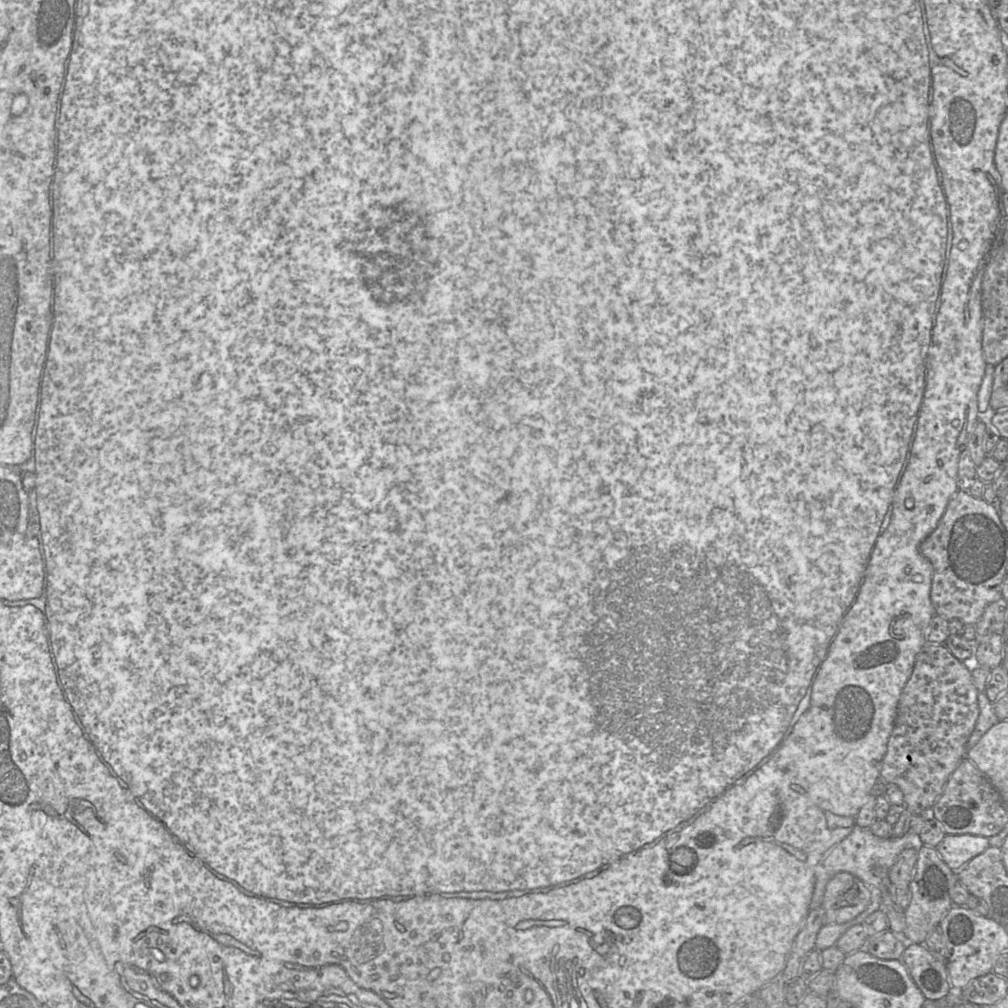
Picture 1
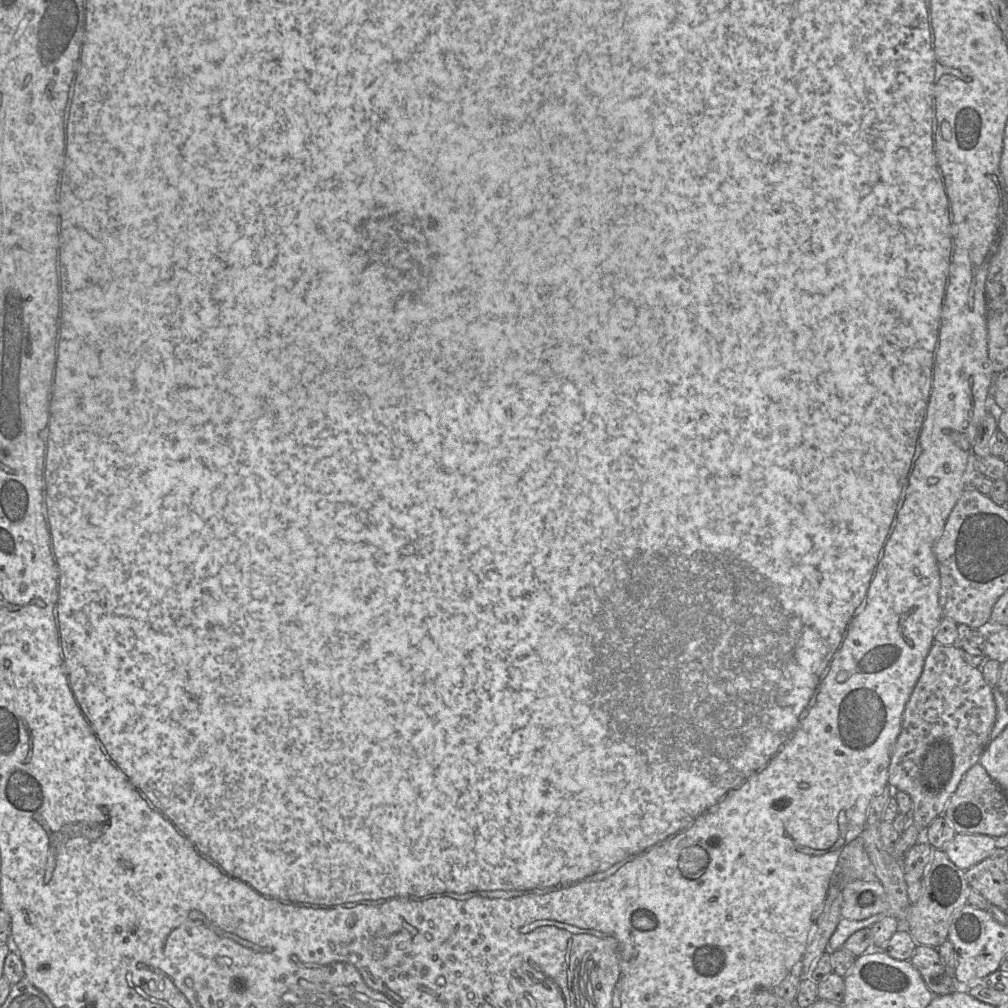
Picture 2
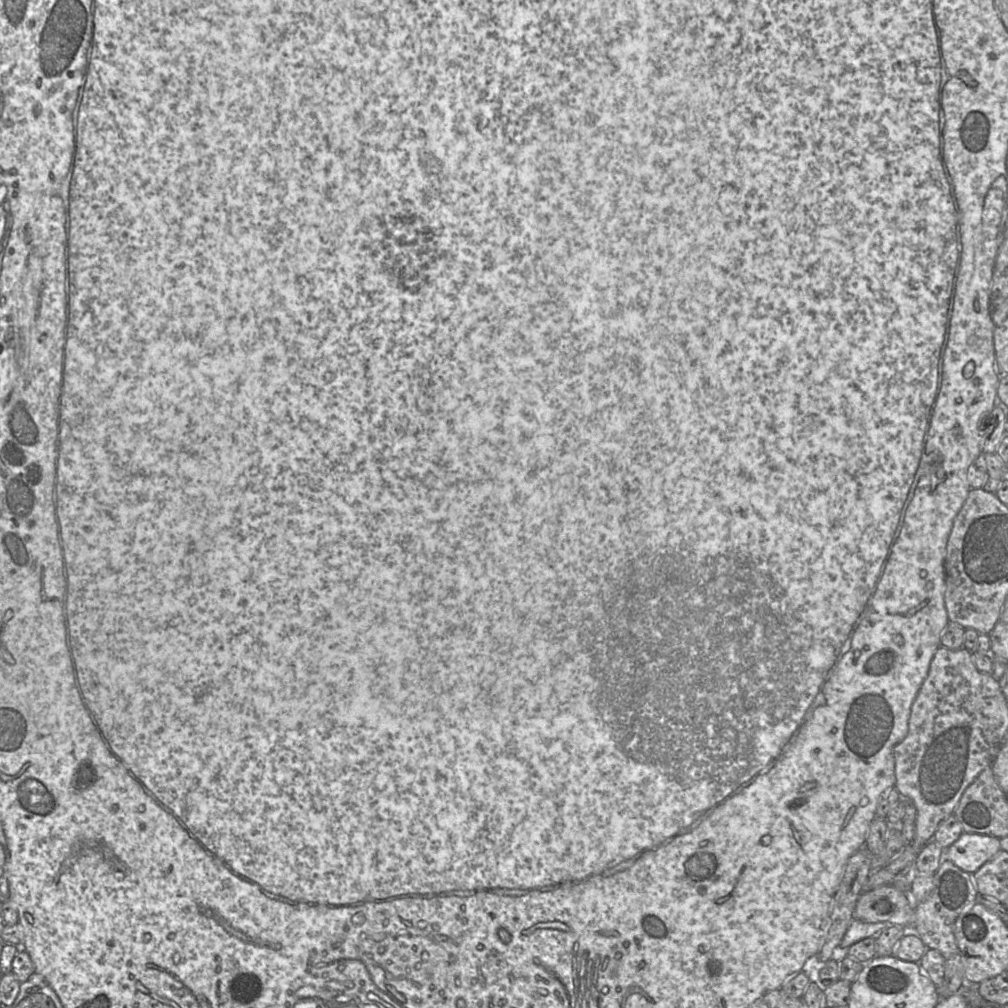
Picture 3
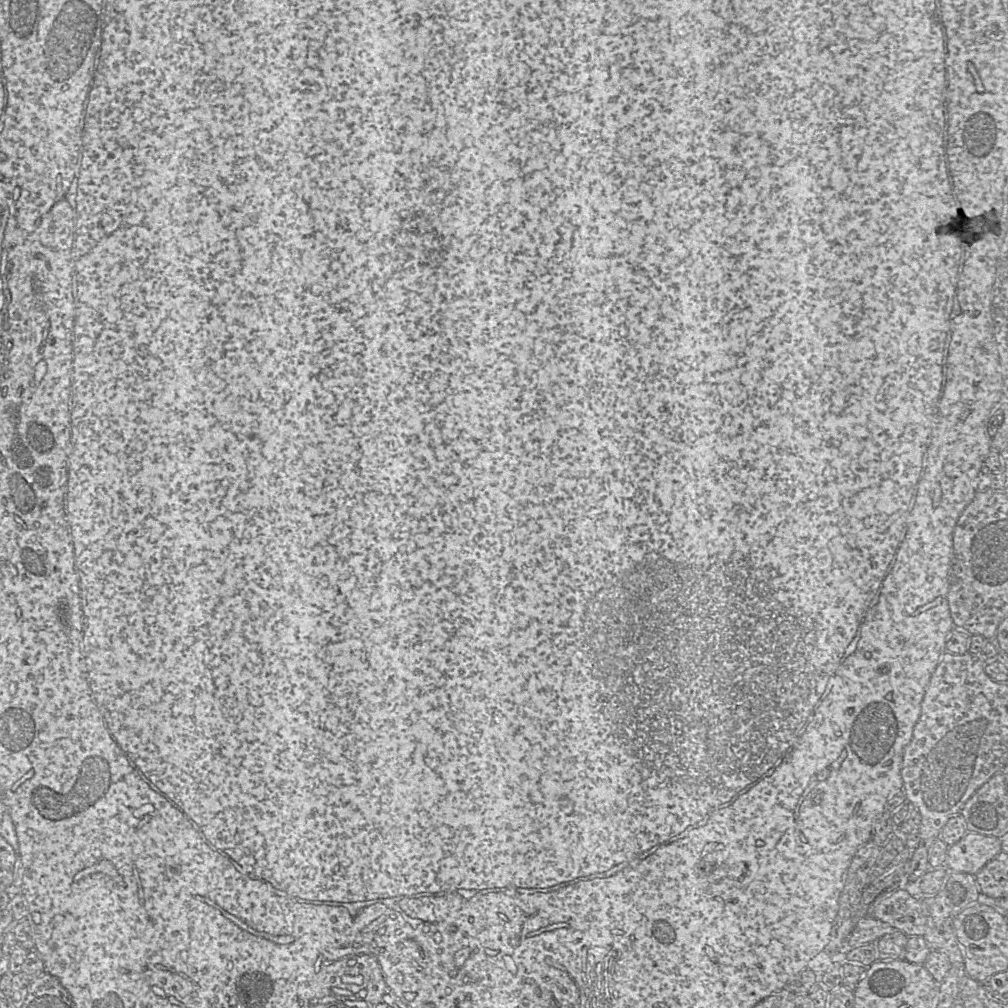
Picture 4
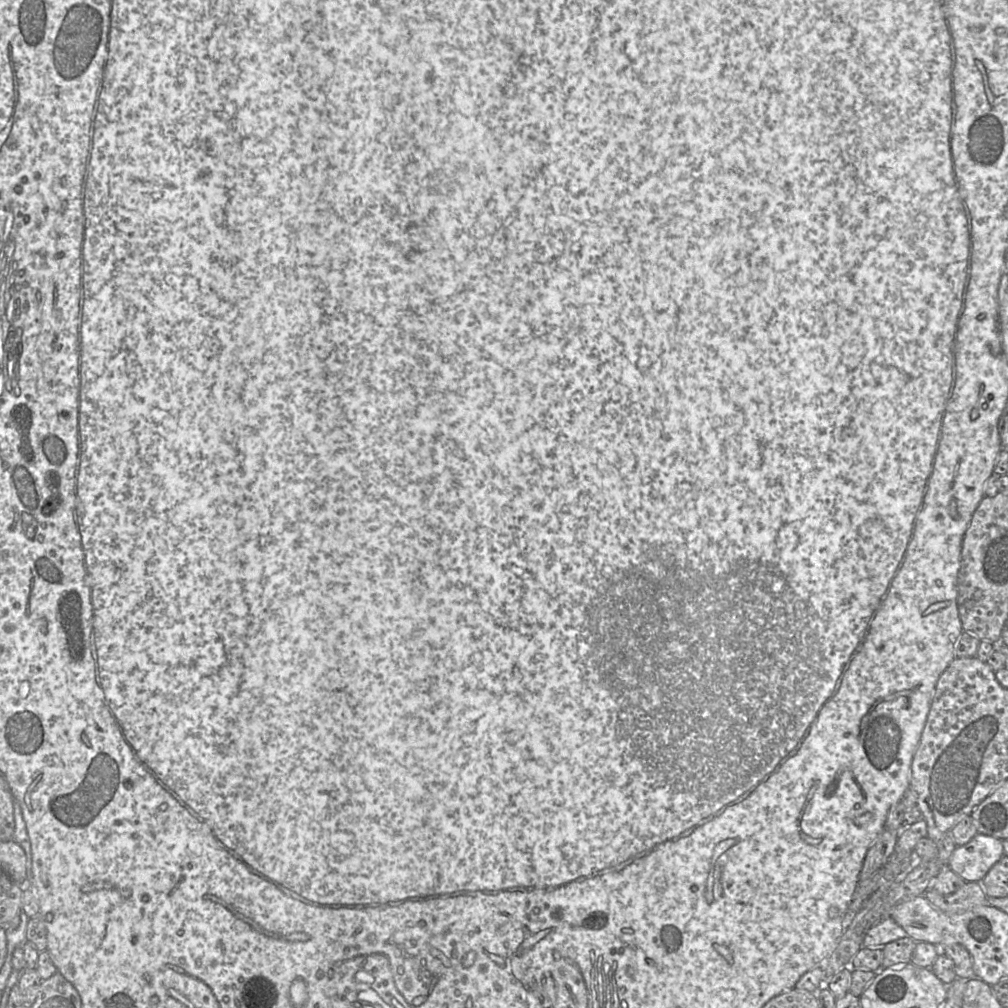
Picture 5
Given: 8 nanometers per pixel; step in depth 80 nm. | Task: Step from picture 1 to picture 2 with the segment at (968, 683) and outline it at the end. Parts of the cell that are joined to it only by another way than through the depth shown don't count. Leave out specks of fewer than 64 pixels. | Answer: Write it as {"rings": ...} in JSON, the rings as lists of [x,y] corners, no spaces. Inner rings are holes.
{"rings":[[[933,644],[921,675],[905,706],[900,733],[892,747],[887,786],[909,795],[914,824],[924,830],[941,816],[965,773],[975,764],[989,742],[996,721],[993,689],[983,679],[981,668],[970,666],[955,646]]]}

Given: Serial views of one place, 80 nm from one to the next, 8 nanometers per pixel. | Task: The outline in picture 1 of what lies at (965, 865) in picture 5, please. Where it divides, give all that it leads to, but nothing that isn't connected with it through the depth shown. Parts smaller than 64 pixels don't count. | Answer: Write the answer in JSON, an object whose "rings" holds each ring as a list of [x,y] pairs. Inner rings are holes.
{"rings":[[[946,834],[937,845],[936,850],[953,871],[959,871],[972,858],[984,852],[989,846],[989,839],[985,836]]]}

